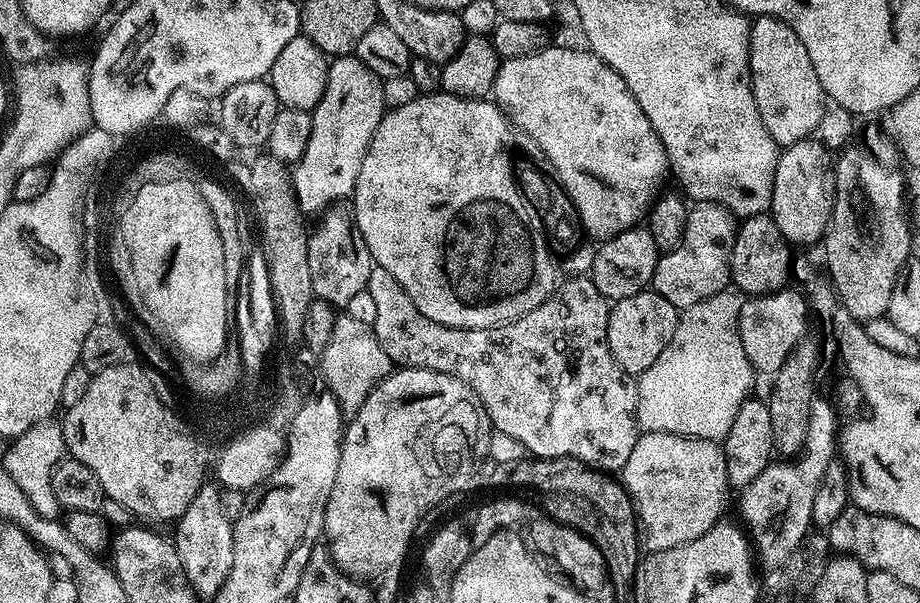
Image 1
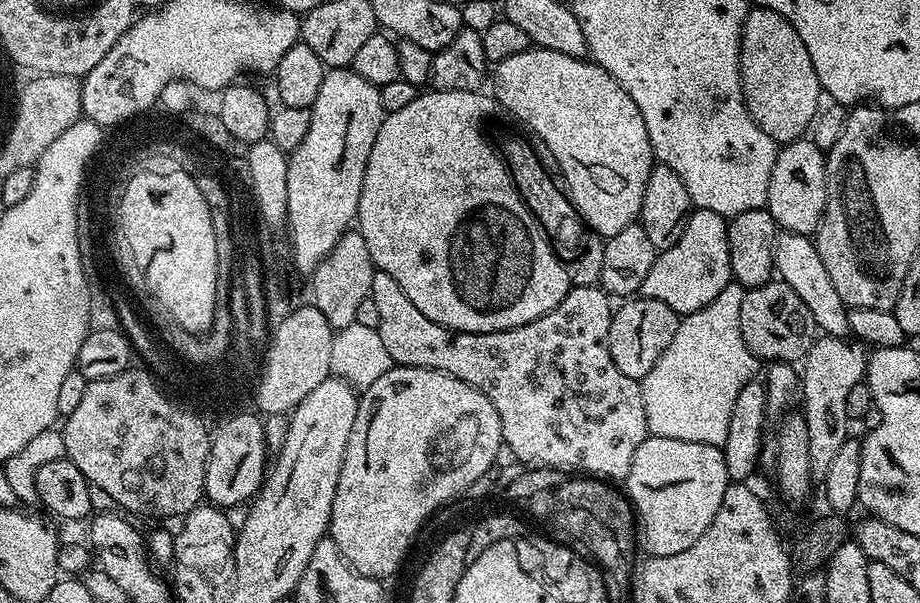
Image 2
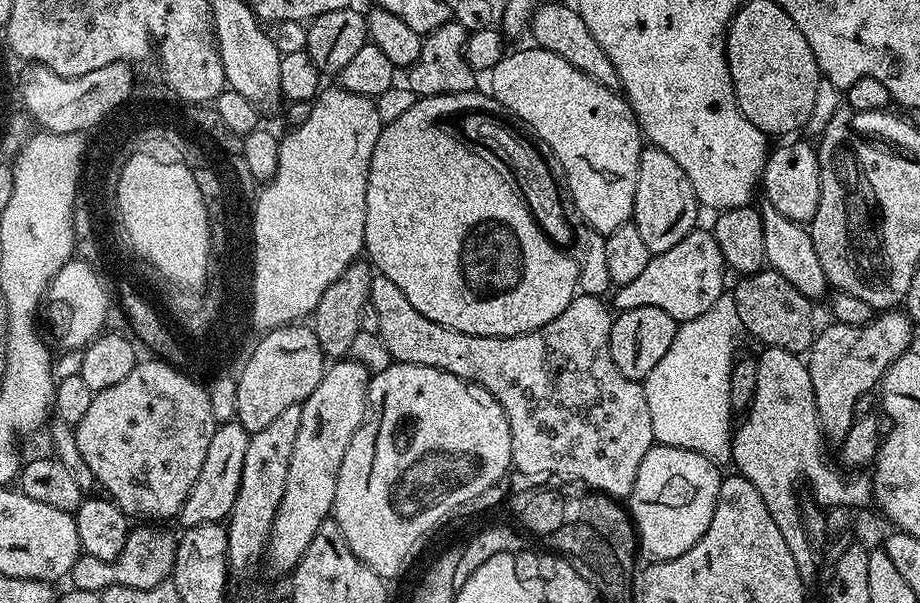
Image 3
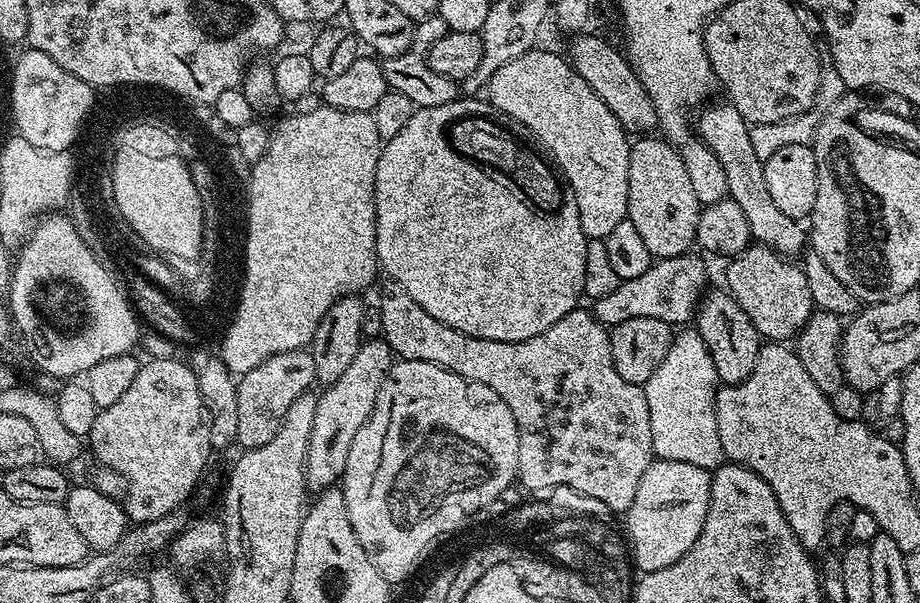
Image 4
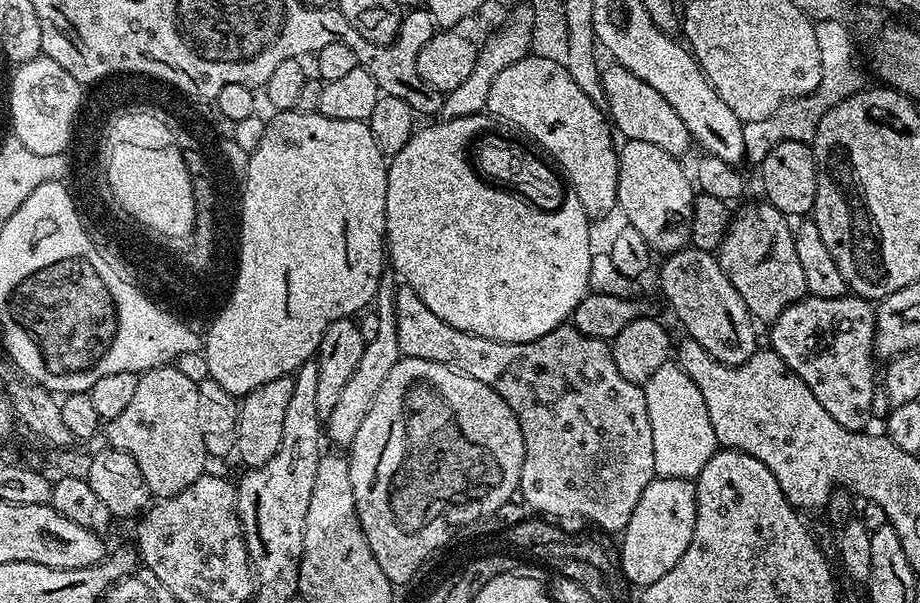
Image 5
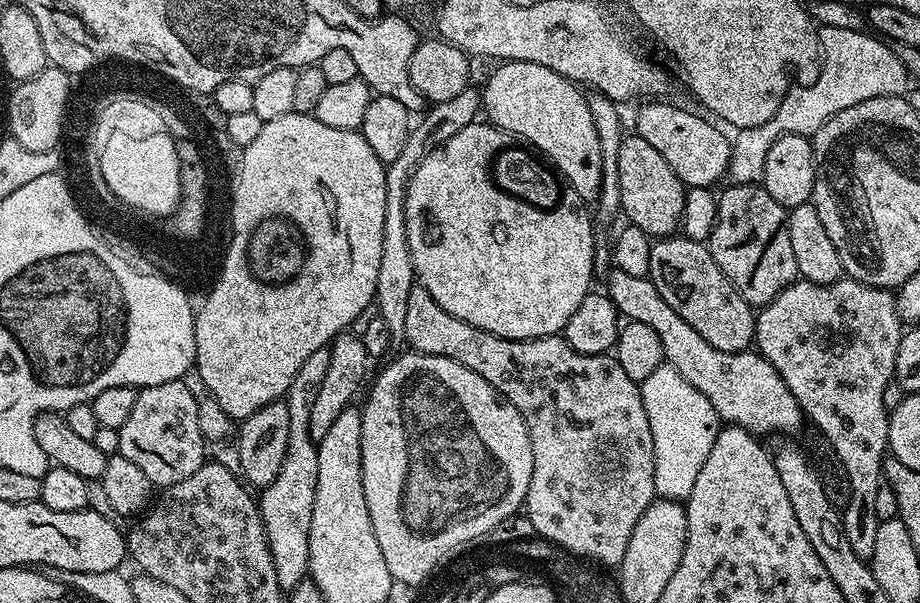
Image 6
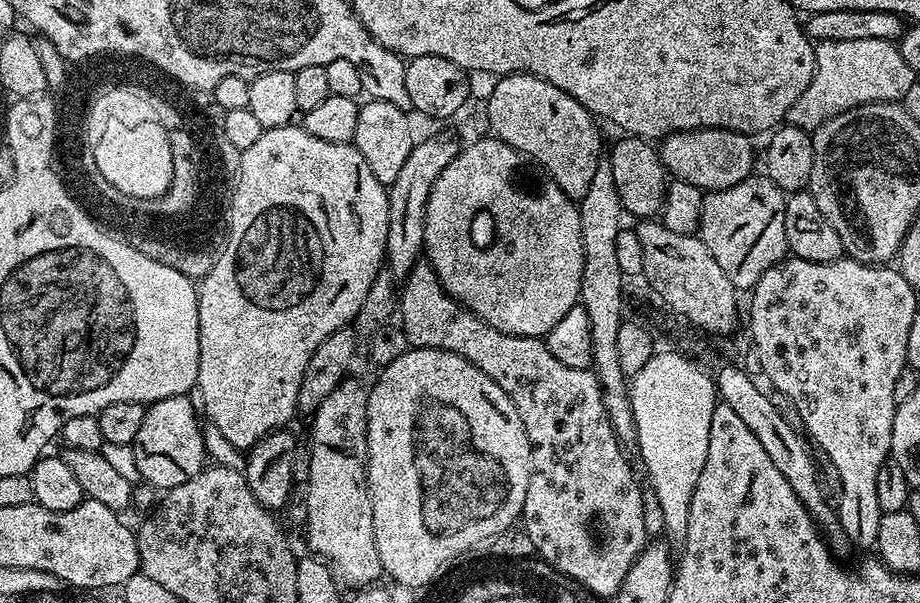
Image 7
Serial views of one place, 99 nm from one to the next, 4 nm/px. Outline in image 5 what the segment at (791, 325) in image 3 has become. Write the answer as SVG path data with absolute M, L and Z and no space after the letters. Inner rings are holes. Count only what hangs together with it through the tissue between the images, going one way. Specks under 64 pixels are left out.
M748 204L740 213L731 217L728 233L718 249L718 259L726 278L742 294L742 302L750 310L753 320L771 322L776 320L782 310L786 310L794 302L803 300L808 295L806 277L802 275L802 266L798 262L798 253L794 251L794 228L789 217L783 216L772 204Z

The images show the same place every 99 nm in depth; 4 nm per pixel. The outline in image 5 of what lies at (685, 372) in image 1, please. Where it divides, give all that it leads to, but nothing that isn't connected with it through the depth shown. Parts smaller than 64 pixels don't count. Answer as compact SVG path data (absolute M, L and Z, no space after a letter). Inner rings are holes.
M675 362L658 366L658 370L654 370L654 374L642 387L646 410L650 414L650 430L654 430L656 476L695 481L702 466L706 466L706 462L710 462L718 450L714 426L710 426L710 414L706 414L702 390L694 386L692 379Z

